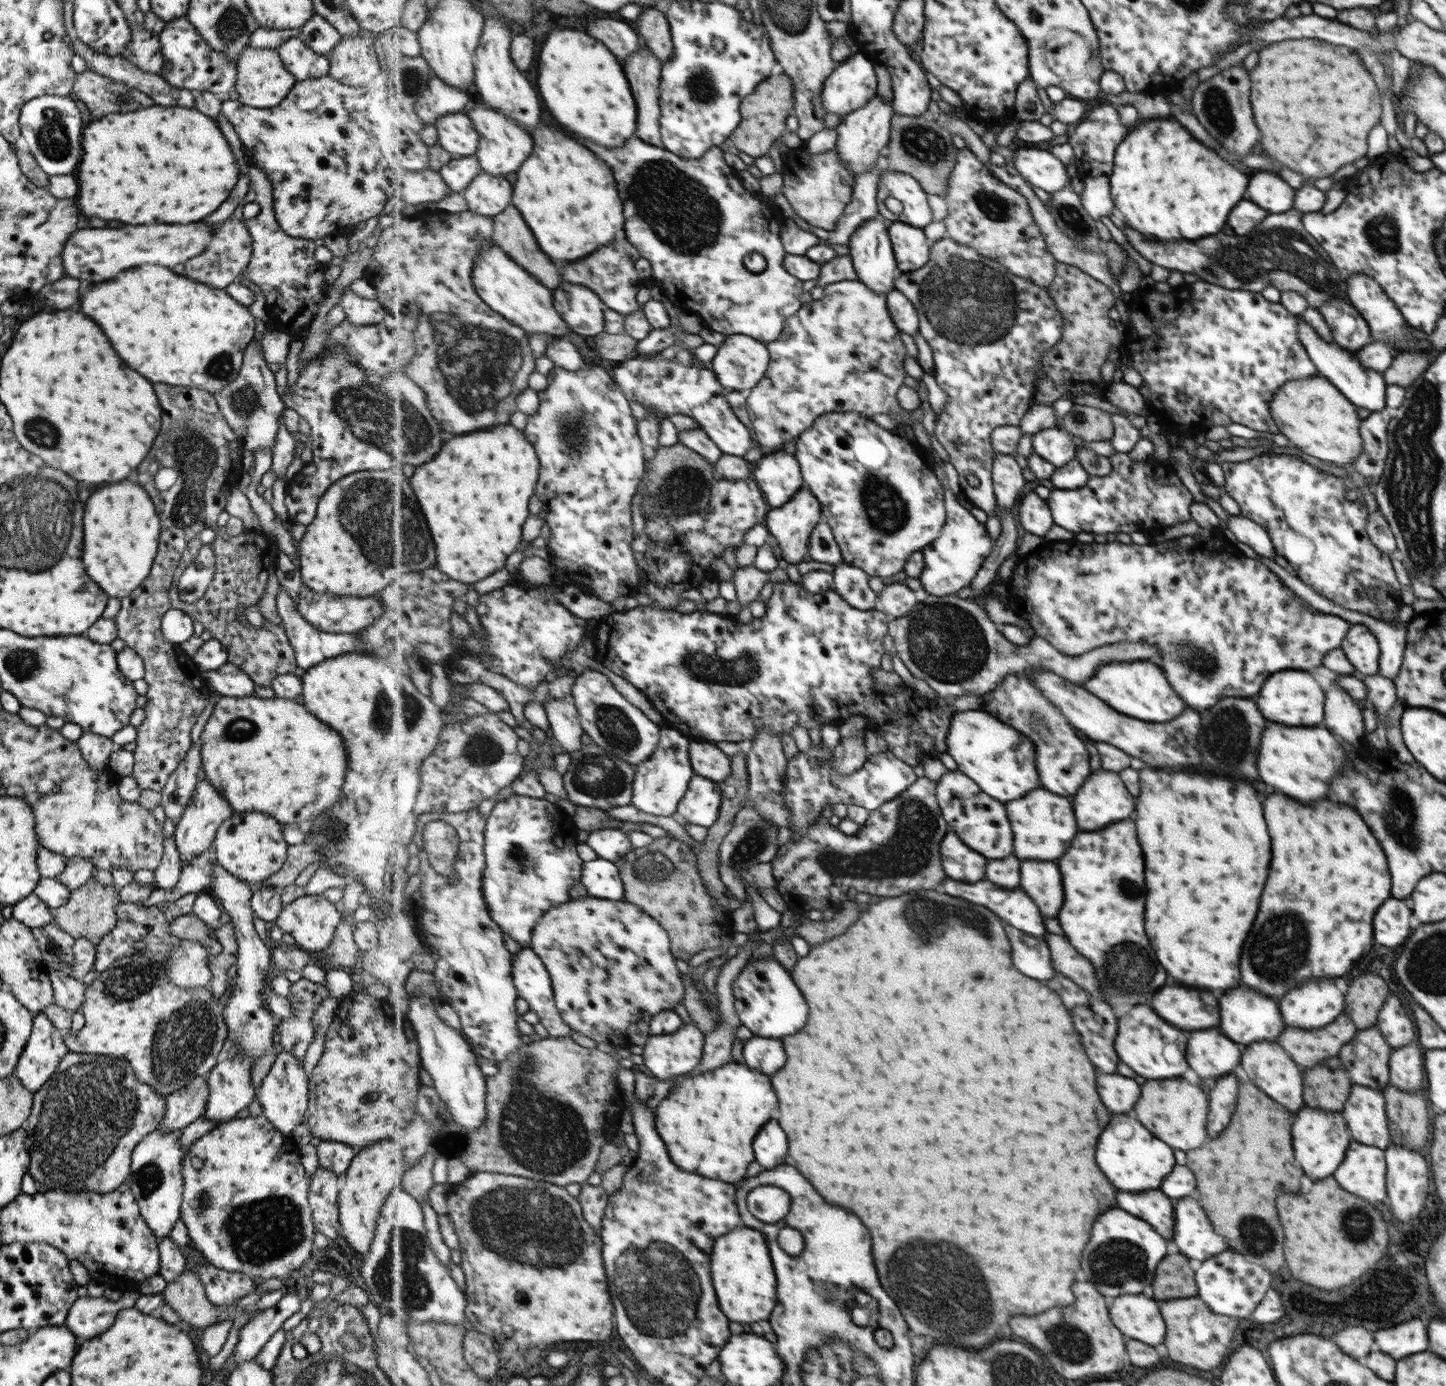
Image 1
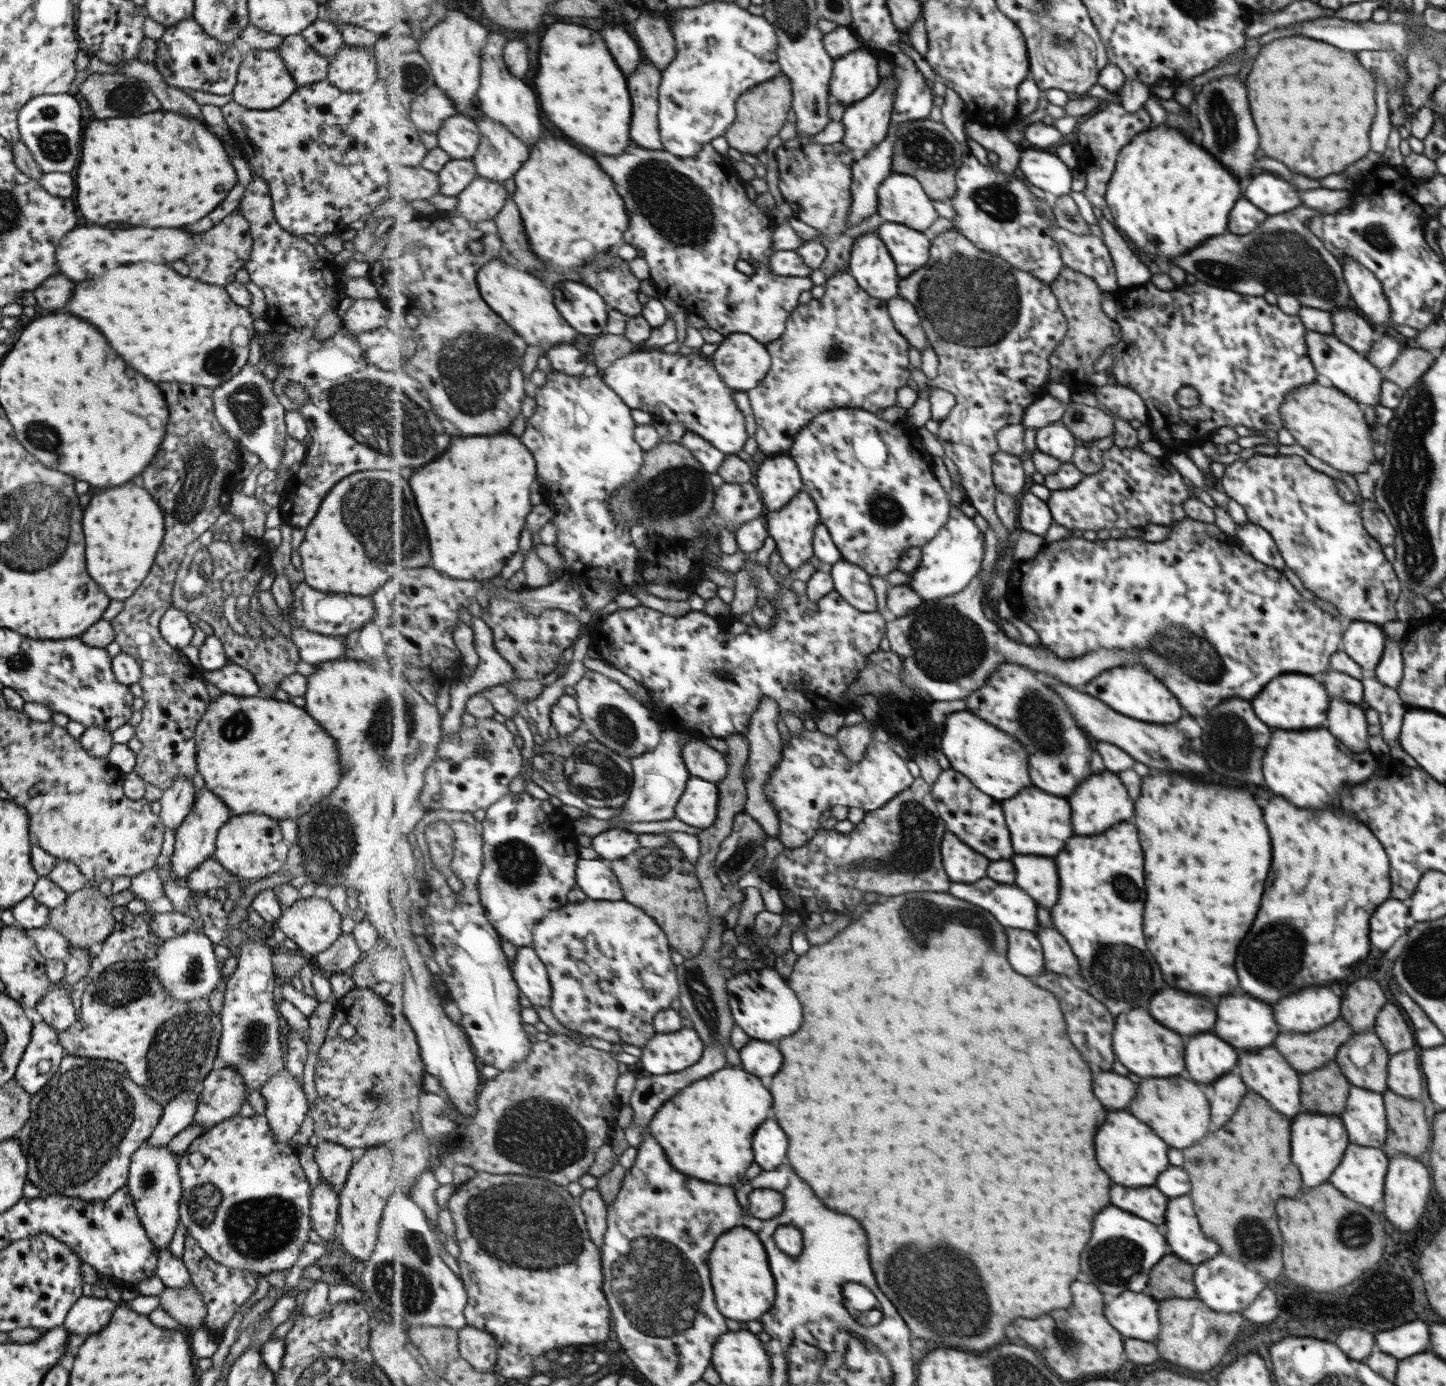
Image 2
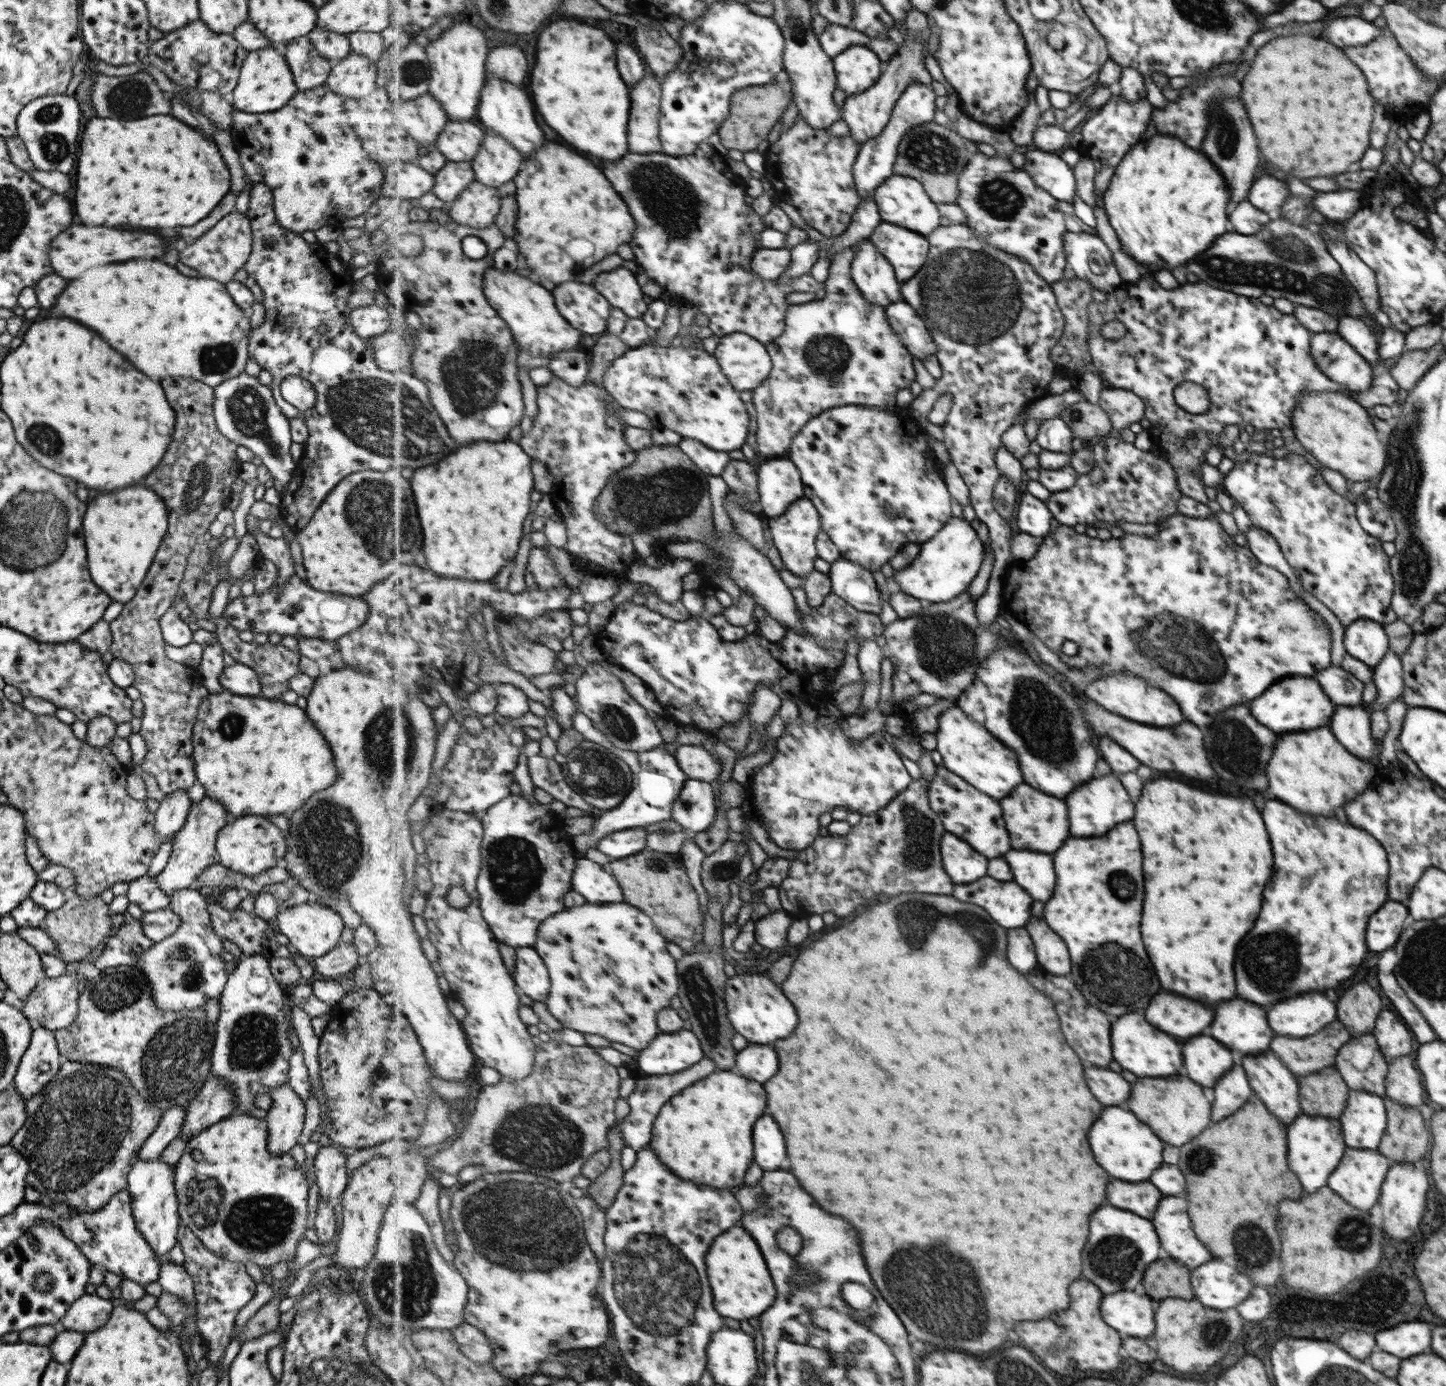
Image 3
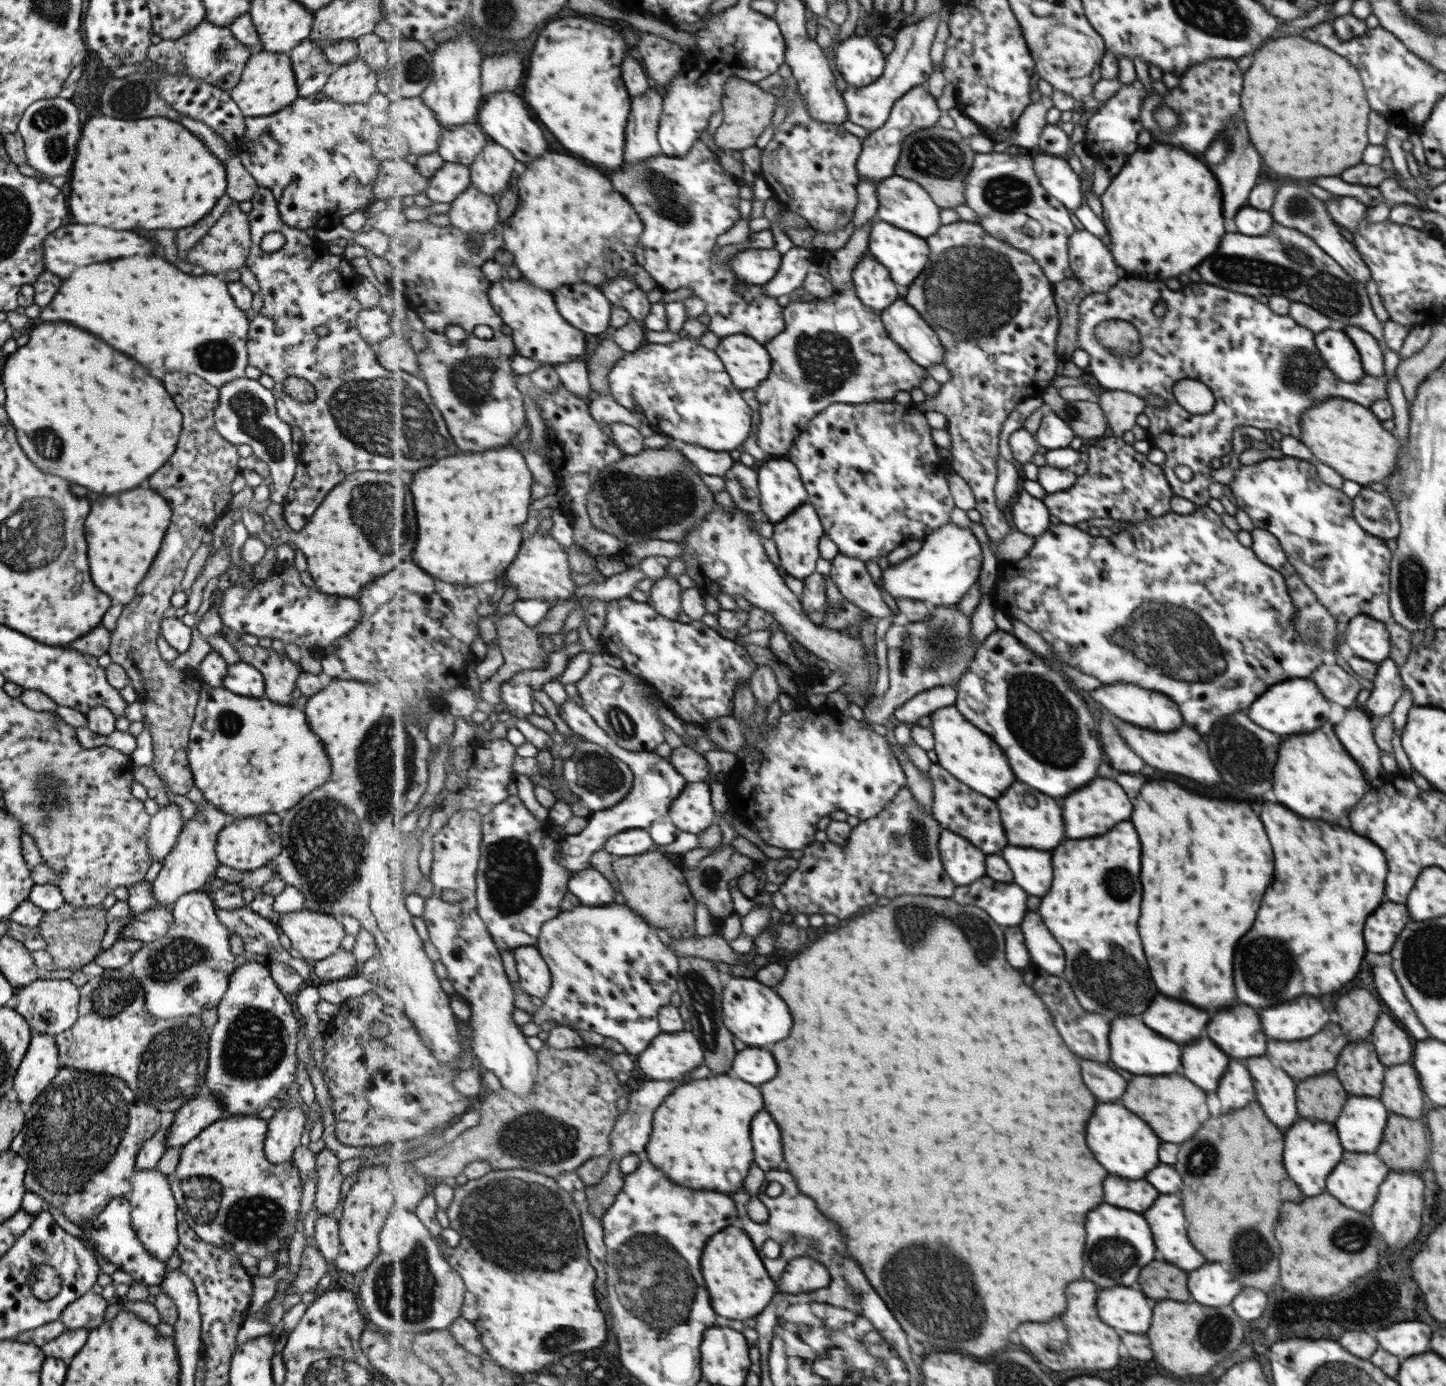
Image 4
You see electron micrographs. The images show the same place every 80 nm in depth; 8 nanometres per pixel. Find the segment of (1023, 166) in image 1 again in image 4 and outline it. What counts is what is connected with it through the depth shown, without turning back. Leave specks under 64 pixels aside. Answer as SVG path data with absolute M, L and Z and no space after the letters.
M1045 152L1032 156L1032 159L1041 184L1069 212L1083 203L1078 174L1063 159Z

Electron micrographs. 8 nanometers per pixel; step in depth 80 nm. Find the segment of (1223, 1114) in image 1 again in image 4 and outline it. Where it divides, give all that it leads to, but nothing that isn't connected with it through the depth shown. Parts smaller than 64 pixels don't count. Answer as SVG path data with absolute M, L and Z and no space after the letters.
M1229 1062L1227 1072L1221 1078L1219 1090L1215 1094L1219 1098L1219 1112L1221 1114L1227 1114L1229 1110L1243 1108L1248 1102L1256 1098L1253 1094L1254 1088L1250 1074L1244 1064Z

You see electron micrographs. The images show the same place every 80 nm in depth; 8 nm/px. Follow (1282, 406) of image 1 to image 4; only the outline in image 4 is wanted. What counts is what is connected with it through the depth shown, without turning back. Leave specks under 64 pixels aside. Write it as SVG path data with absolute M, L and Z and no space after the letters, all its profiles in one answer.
M1326 398L1301 416L1299 441L1325 466L1333 468L1343 479L1359 485L1383 482L1395 472L1397 466L1397 442L1385 432L1376 415L1360 403L1342 398Z

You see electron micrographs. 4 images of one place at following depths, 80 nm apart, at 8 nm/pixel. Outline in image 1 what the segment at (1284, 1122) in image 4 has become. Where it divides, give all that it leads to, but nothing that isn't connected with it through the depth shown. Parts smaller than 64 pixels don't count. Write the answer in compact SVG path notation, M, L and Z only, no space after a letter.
M1255 1042L1245 1047L1244 1053L1241 1054L1241 1068L1247 1074L1247 1078L1253 1081L1261 1090L1265 1090L1265 1094L1269 1094L1269 1098L1277 1098L1277 1102L1281 1102L1283 1106L1289 1106L1289 1110L1293 1110L1293 1114L1303 1106L1301 1100L1301 1074L1297 1070L1297 1066L1291 1062L1291 1058L1281 1050L1279 1044L1275 1042Z

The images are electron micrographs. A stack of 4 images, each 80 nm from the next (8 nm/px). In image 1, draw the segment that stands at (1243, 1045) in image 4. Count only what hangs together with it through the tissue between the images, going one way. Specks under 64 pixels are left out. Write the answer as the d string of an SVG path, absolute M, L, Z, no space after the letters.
M1239 986L1235 990L1227 990L1221 994L1221 1026L1219 1030L1225 1030L1233 1042L1242 1045L1261 1040L1275 1040L1283 1030L1283 1020L1277 1008L1277 1002L1251 990L1245 986Z

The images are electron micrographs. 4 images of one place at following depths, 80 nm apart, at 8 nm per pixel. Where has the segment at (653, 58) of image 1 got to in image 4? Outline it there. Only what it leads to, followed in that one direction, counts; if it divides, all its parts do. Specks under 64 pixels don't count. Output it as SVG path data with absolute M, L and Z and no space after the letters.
M654 87L644 95L632 97L632 114L629 116L629 136L625 145L625 163L640 164L663 155L659 132L664 114L664 96Z

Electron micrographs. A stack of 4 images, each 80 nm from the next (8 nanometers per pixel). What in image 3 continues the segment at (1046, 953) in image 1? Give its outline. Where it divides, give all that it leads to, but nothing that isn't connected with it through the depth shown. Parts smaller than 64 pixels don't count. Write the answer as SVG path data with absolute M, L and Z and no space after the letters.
M1010 929L1009 938L1009 962L1023 974L1039 967L1038 954L1034 940L1027 934L1026 929Z

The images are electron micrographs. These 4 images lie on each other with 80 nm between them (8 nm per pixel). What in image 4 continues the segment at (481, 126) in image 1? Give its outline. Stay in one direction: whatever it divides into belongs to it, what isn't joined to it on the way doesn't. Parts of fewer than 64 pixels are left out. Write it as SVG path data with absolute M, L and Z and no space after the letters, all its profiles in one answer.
M489 138L484 152L470 165L470 169L472 184L482 193L493 195L502 192L510 184L521 166L510 150Z

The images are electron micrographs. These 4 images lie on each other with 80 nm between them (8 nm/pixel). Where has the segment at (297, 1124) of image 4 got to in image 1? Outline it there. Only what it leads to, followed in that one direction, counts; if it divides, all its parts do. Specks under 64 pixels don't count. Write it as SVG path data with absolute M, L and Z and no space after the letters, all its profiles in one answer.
M281 1051L269 1068L266 1076L262 1079L261 1085L255 1088L255 1098L261 1106L262 1115L279 1132L289 1133L302 1122L302 1114L307 1108L308 1101L308 1080L303 1072L302 1064L289 1051Z

